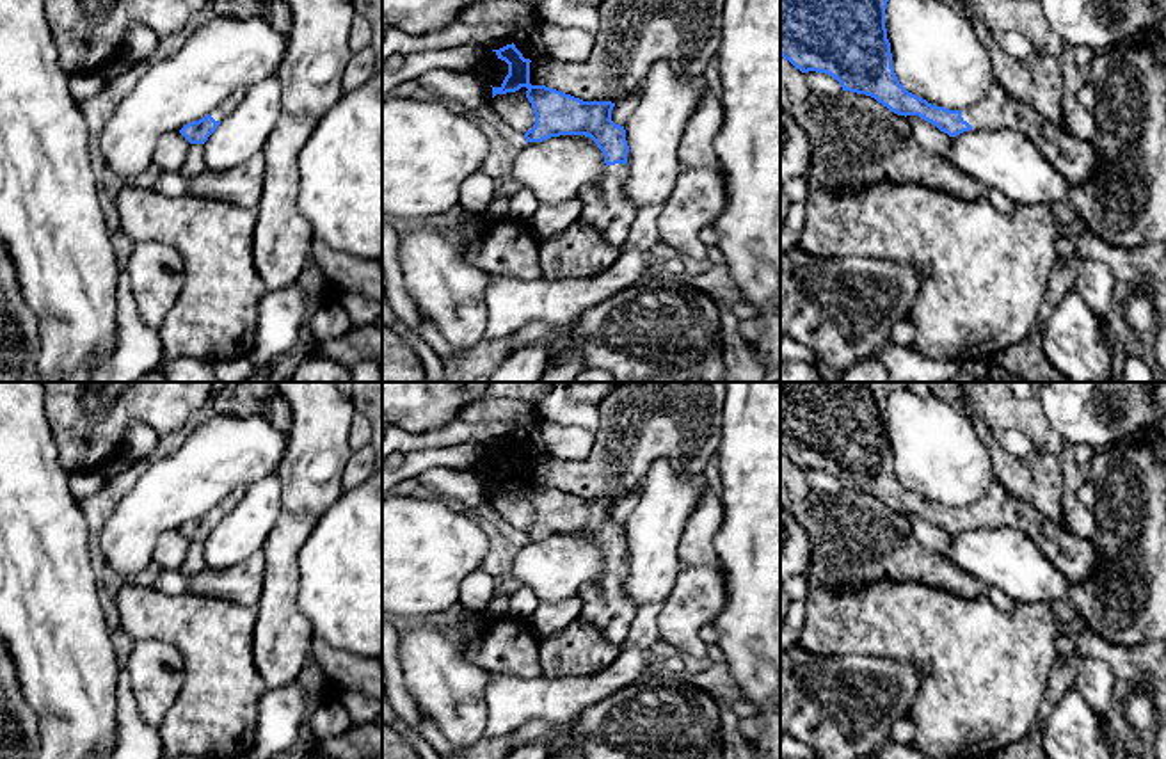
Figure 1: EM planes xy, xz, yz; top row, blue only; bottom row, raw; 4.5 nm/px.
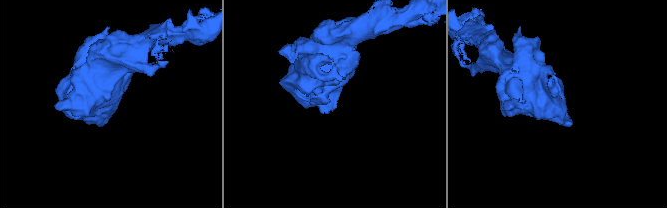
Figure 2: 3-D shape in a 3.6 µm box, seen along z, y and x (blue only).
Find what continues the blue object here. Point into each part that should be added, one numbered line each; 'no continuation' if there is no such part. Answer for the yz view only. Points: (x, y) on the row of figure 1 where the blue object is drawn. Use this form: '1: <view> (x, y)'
1: yz (1078, 160)

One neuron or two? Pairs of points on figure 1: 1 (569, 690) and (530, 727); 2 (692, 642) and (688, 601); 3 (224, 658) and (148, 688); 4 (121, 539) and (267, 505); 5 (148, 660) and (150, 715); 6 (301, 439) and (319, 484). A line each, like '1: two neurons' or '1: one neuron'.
1: two neurons
2: one neuron
3: two neurons
4: two neurons
5: one neuron
6: one neuron

